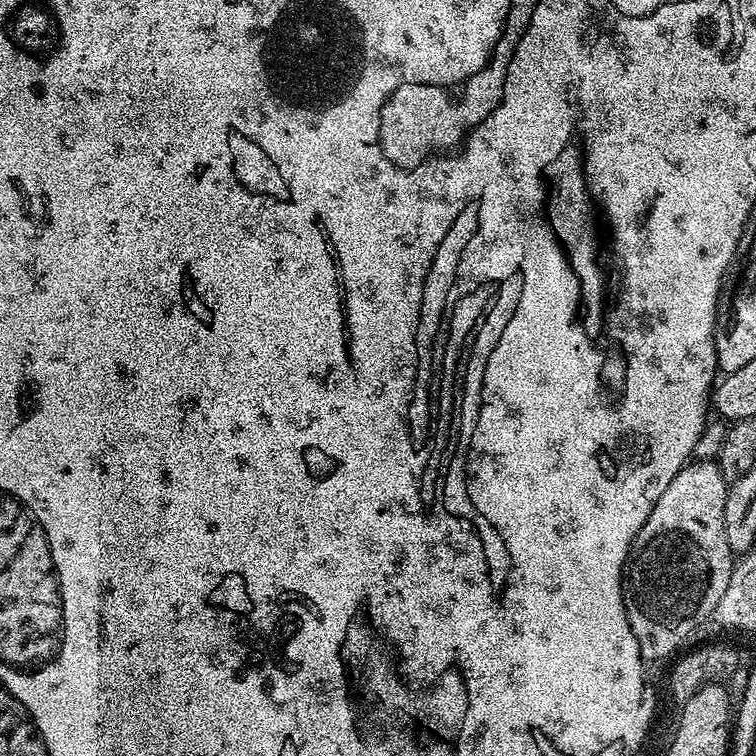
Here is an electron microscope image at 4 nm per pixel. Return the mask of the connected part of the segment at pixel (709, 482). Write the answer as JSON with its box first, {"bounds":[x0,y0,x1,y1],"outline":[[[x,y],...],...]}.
{"bounds":[620,460,734,662],"outline":[[[696,460],[685,464],[683,470],[674,478],[674,482],[670,482],[670,486],[666,486],[666,491],[662,493],[662,498],[658,498],[658,502],[654,502],[654,510],[650,510],[650,518],[646,518],[642,530],[638,530],[638,534],[634,538],[632,548],[628,551],[628,559],[624,562],[624,574],[620,577],[620,588],[624,592],[624,609],[628,615],[630,630],[634,630],[634,638],[638,638],[640,656],[646,662],[664,660],[667,656],[672,655],[672,657],[675,657],[685,647],[683,644],[691,638],[692,631],[699,624],[704,624],[707,620],[710,620],[718,606],[718,598],[722,598],[722,594],[726,594],[726,586],[730,582],[730,574],[734,567],[734,554],[728,548],[726,526],[724,525],[728,485],[729,481],[724,479],[720,465],[716,460]]]}

